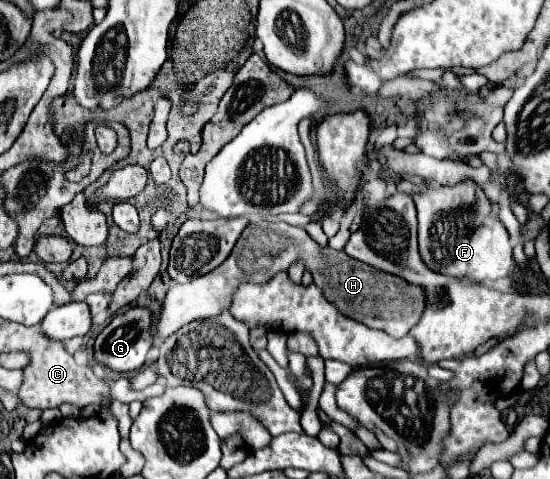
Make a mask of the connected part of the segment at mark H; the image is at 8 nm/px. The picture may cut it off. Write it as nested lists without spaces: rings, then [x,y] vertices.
[[[285,222],[261,226],[249,224],[223,266],[217,266],[209,274],[203,274],[187,284],[169,286],[157,322],[157,336],[167,338],[187,322],[219,314],[223,308],[229,308],[231,294],[235,292],[235,286],[239,286],[239,282],[265,282],[279,270],[287,270],[299,258],[305,262],[307,268],[311,268],[313,282],[323,288],[327,300],[333,302],[345,316],[363,322],[369,328],[385,330],[393,338],[407,336],[425,310],[425,290],[421,286],[363,264],[347,256],[345,252],[331,250],[329,246],[321,248],[301,226],[289,226]]]

